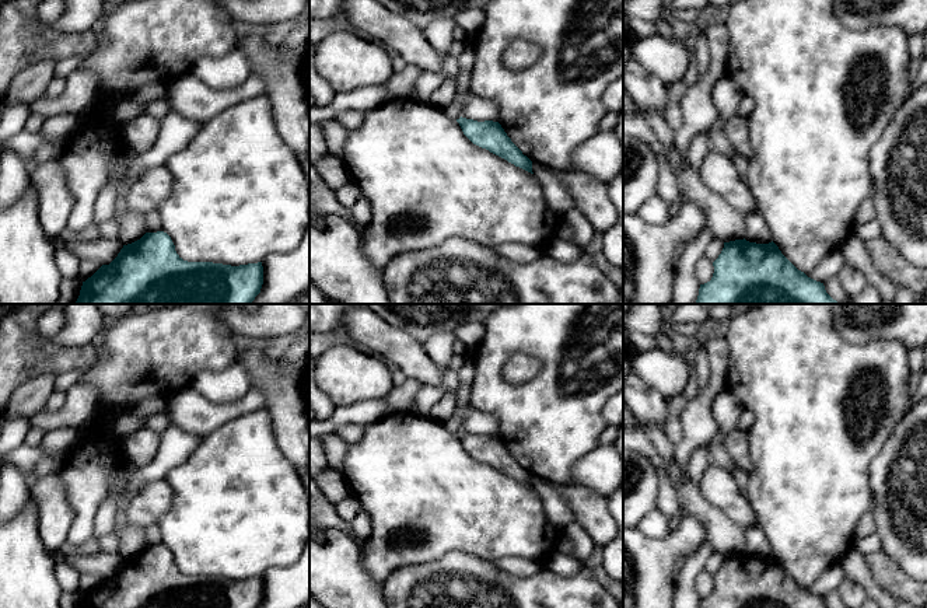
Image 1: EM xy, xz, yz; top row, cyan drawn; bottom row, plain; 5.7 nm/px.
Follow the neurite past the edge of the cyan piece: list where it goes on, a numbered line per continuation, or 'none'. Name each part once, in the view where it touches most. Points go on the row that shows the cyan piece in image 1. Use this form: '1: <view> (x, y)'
1: xz (454, 109)

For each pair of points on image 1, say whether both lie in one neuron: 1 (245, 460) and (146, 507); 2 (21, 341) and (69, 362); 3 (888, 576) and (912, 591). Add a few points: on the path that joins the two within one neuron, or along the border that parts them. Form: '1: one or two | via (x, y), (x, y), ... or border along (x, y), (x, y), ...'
1: two | border along (165, 479), (171, 489), (171, 506), (156, 523)
2: one | via (32, 352), (37, 356), (58, 360)
3: one | via (894, 580), (906, 589)

